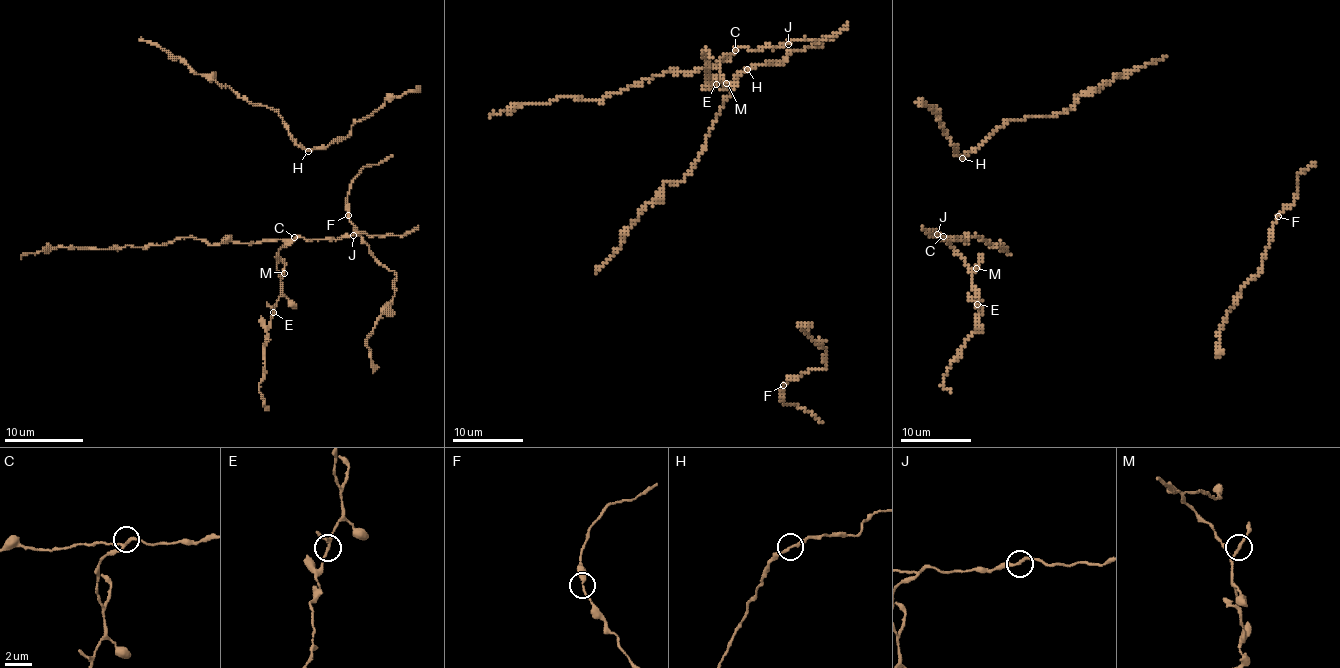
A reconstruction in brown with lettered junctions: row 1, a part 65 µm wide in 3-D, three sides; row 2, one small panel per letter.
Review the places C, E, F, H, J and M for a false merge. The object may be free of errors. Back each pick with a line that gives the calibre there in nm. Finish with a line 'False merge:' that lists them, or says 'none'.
False merge: none

